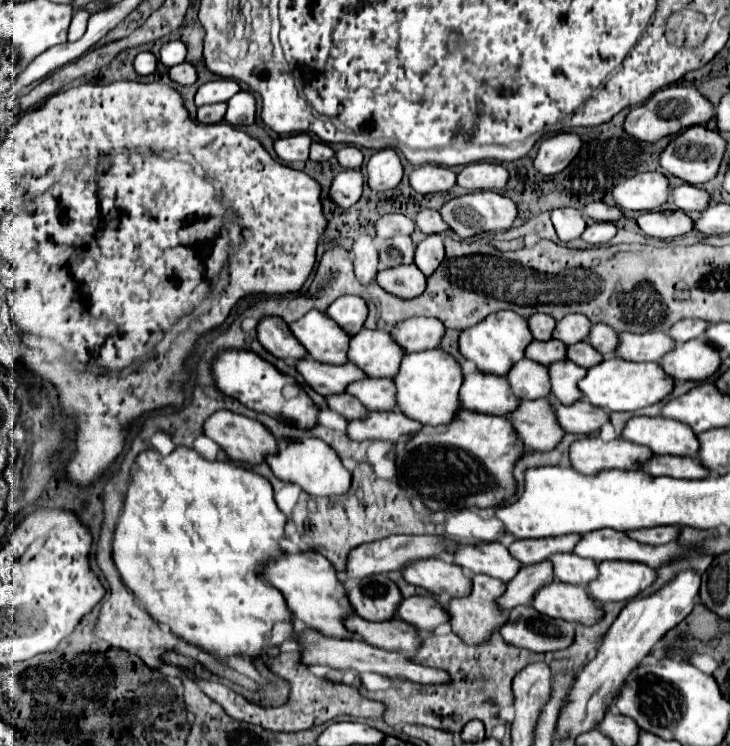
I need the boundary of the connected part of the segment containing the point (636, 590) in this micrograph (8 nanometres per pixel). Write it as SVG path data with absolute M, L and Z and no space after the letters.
M605 560L598 564L599 576L594 580L594 596L600 602L632 600L650 588L658 572L647 565L624 560Z

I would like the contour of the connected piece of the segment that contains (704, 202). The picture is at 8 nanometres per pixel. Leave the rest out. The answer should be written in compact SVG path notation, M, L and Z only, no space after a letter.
M682 184L682 186L674 188L672 202L676 208L680 208L684 212L704 212L710 204L710 194L698 186Z

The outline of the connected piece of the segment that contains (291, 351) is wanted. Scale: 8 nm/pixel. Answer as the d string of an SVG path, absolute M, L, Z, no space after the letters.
M264 318L258 326L258 340L276 358L300 360L306 358L304 346L294 338L282 318Z

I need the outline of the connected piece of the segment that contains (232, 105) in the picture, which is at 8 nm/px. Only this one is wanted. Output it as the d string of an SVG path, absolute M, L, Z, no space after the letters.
M238 92L228 100L226 122L232 126L248 126L254 124L256 118L256 98L250 92Z

